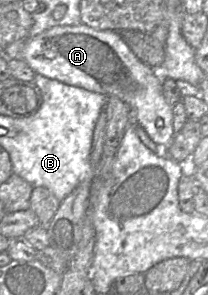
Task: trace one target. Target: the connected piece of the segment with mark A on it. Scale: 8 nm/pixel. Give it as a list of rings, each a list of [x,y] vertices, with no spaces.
[[[85,24],[77,26],[55,26],[28,38],[22,50],[24,60],[35,74],[58,80],[67,85],[79,87],[105,96],[115,96],[125,102],[131,111],[131,120],[141,126],[148,136],[159,146],[167,147],[172,141],[172,106],[166,101],[162,89],[162,77],[158,70],[152,69],[139,60],[117,31],[97,30]]]

